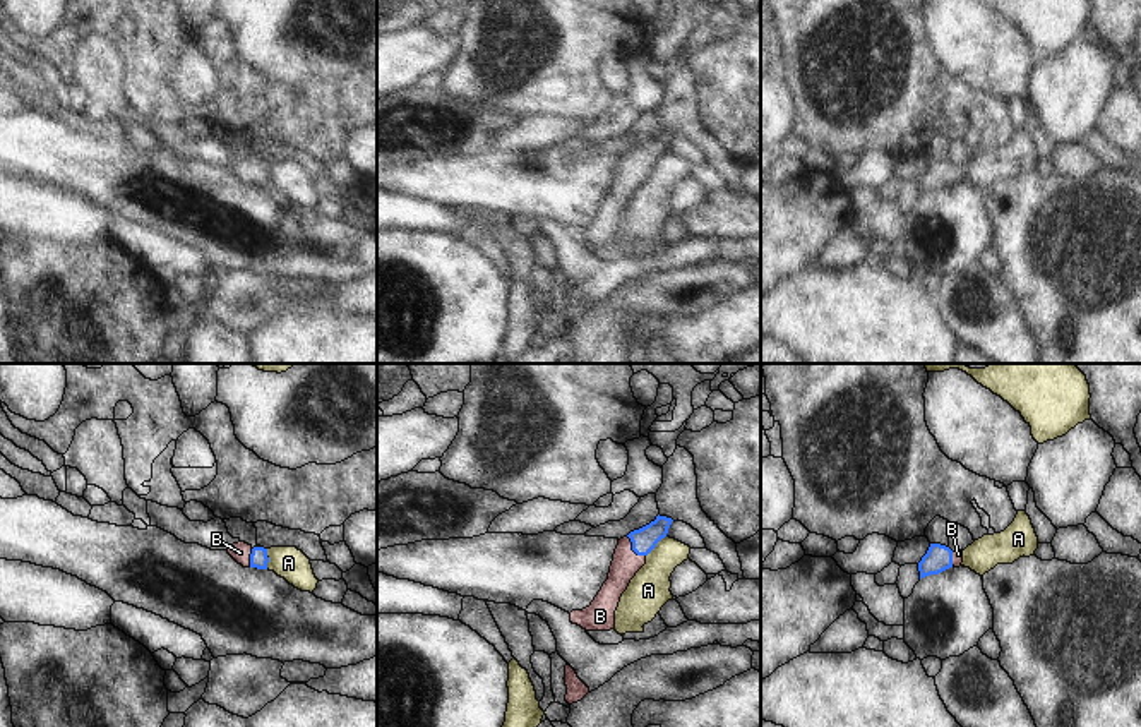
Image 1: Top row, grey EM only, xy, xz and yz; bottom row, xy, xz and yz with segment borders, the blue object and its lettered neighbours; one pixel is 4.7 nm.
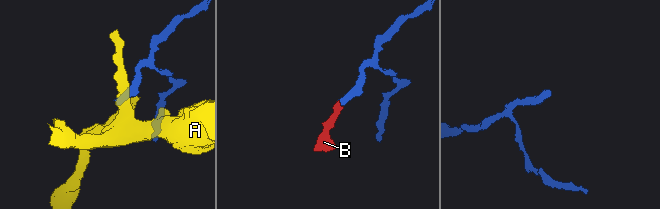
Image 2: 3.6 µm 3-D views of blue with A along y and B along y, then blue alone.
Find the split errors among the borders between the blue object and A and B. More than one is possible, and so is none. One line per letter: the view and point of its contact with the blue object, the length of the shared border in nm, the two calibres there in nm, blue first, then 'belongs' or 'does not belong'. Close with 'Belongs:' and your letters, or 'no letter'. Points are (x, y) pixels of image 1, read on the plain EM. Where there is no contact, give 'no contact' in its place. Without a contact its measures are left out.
A: meets blue in xz at (655, 162); contact 140 nm long; 120 nm thick on the blue side, 190 nm on the other; does not belong
B: meets blue in xz at (633, 165); contact 130 nm long; 120 nm thick on the blue side, 130 nm on the other; belongs
Belongs: B

